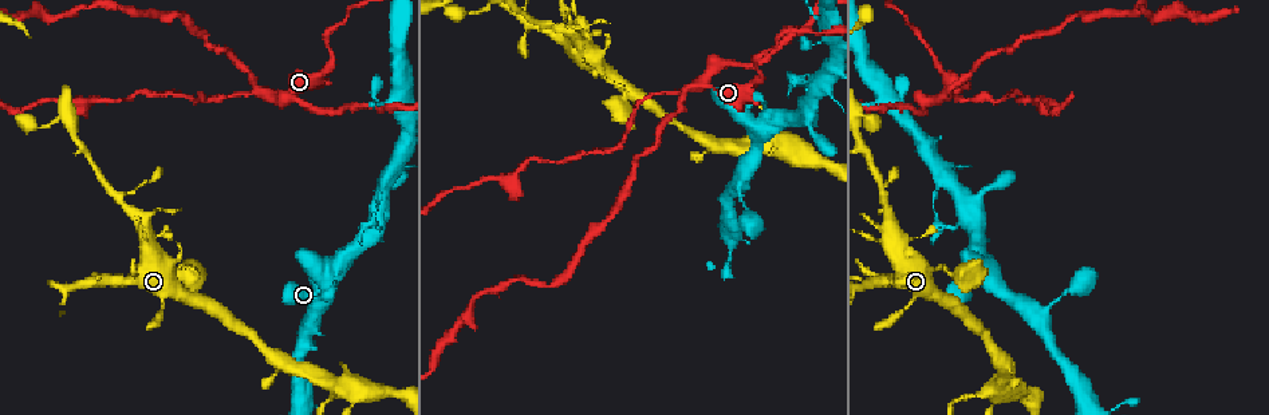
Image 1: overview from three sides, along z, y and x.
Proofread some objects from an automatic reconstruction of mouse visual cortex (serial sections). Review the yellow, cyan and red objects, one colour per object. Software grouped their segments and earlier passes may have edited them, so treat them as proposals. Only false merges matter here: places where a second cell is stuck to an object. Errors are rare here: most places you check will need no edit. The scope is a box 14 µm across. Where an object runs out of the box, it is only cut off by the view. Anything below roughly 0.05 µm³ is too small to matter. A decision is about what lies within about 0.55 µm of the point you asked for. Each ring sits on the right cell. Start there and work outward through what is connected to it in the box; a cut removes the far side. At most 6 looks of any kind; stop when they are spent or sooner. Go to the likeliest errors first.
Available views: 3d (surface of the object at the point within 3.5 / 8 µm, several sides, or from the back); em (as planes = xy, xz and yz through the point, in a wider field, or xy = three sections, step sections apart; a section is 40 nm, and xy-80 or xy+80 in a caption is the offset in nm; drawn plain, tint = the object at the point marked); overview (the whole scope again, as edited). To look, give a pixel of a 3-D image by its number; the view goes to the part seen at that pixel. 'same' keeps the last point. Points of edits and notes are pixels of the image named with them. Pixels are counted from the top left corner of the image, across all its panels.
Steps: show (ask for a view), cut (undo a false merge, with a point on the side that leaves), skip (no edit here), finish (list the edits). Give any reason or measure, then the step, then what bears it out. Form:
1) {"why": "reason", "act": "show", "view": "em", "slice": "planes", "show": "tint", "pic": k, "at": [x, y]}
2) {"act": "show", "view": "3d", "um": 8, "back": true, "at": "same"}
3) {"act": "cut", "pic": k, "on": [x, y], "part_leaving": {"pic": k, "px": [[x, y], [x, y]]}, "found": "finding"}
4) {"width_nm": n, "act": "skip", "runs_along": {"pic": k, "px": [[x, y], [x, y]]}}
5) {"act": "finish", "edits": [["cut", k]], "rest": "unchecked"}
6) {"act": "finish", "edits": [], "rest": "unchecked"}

{"why": "side arm on a straight run", "act": "show", "view": "3d", "um": 3.5, "pic": 1, "at": [260, 89]}

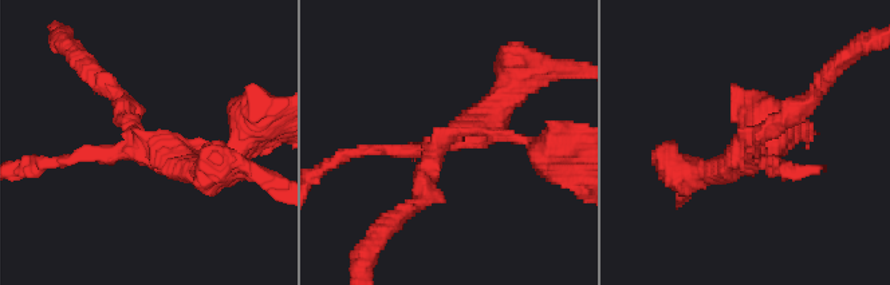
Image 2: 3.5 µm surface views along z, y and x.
{"act": "show", "view": "em", "slice": "xy", "step": 5, "show": "tint", "pic": 2, "at": [142, 140]}

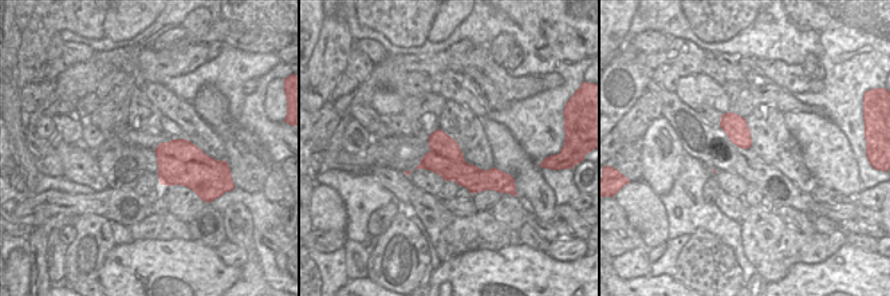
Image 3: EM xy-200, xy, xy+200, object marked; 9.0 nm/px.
{"why": "cut it another way", "act": "show", "view": "em", "slice": "planes", "show": "tint", "at": "same"}

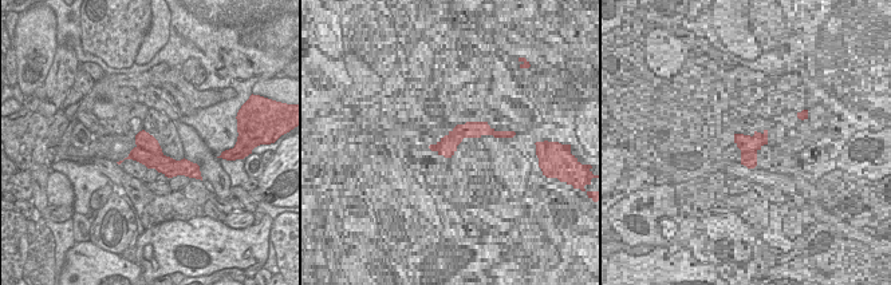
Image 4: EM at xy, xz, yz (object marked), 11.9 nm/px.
{"arm_widths_nm": [150, 200, 200], "act": "cut", "pic": 2, "on": [117, 101], "part_leaving": {"pic": 2, "px": [[205, 149], [164, 158], [123, 109]]}, "found": "two cells meet here"}

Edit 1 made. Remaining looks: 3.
{"why": "abrupt turn", "act": "show", "view": "3d", "um": 8, "pic": 1, "at": [762, 96]}

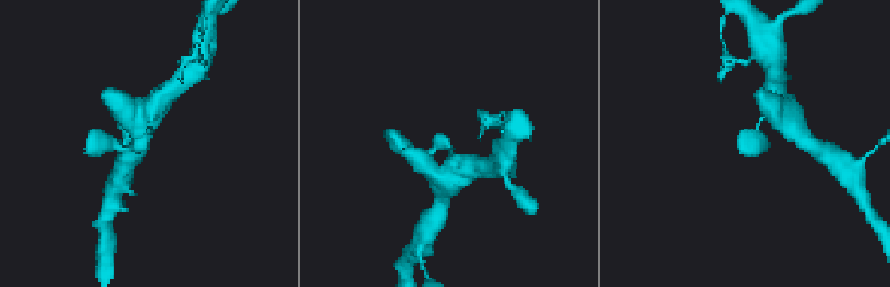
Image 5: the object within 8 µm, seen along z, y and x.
{"act": "show", "view": "3d", "um": 3.5, "pic": 5, "at": [447, 140]}

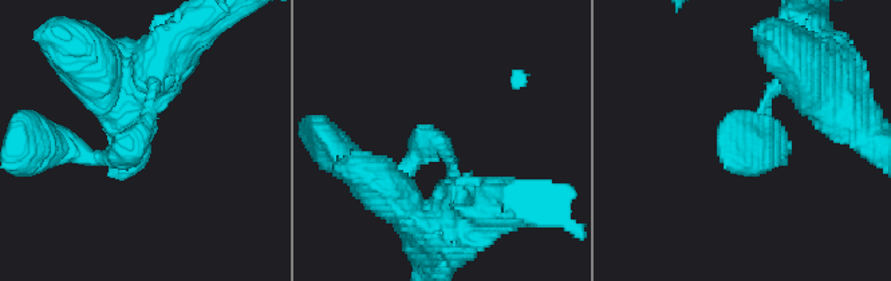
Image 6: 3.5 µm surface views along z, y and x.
{"why": "shape alone is not enough", "act": "show", "view": "em", "slice": "xy", "step": 5, "show": "tint", "pic": 6, "at": [442, 147]}

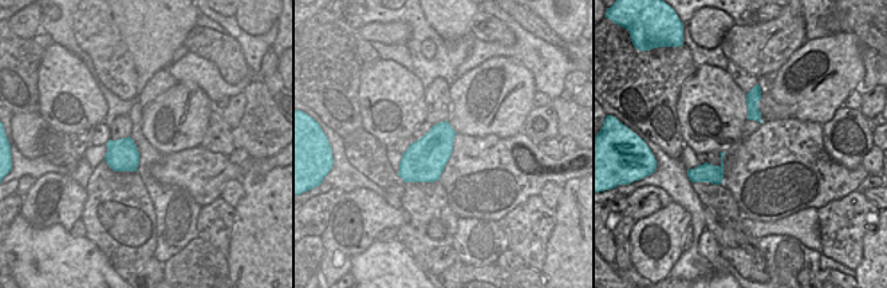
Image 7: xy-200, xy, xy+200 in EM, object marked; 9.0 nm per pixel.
{"arm_widths_nm": [200, 250], "act": "skip", "runs_along": {"pic": 6, "px": [[75, 147], [121, 155], [141, 135], [149, 70]]}, "found": "one cell here"}

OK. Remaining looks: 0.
{"act": "finish", "edits": [["cut", 2]], "rest": "unchecked"}

